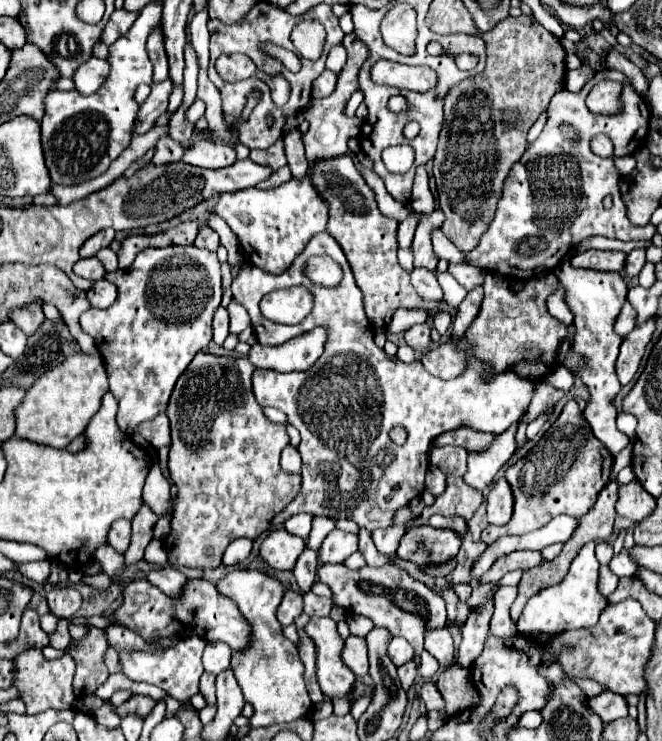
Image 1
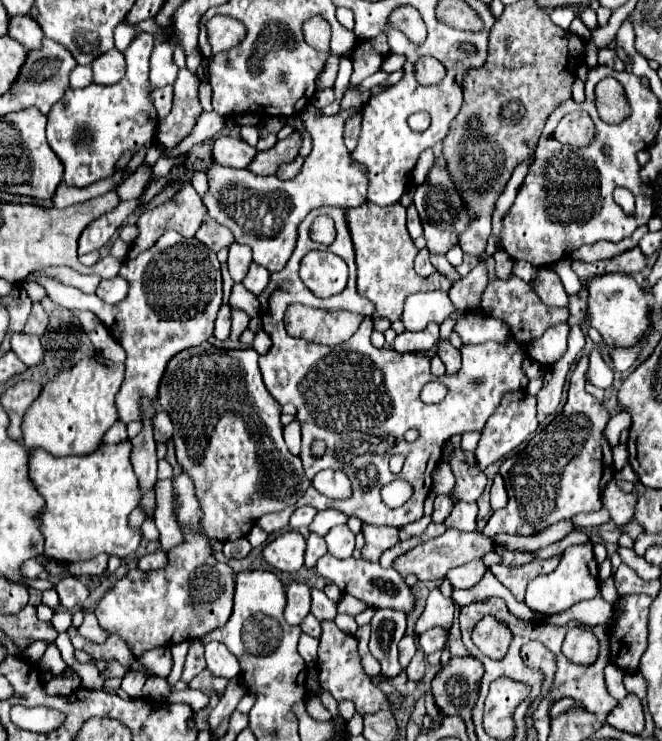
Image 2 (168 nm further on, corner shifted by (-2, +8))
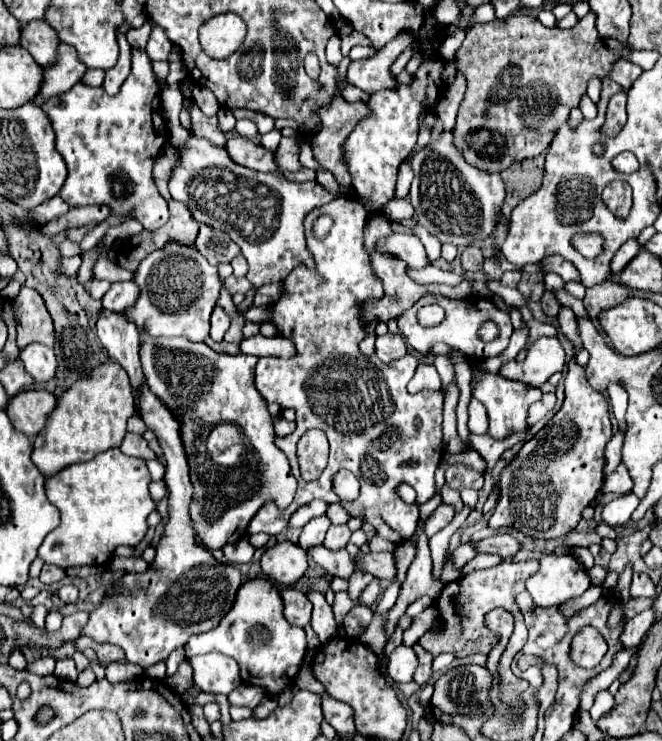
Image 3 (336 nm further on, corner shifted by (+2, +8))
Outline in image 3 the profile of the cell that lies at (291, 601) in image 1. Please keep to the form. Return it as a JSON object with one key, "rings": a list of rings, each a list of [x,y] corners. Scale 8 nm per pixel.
{"rings":[[[288,586],[282,590],[282,600],[284,600],[284,618],[292,626],[306,626],[310,622],[312,604],[302,590]]]}

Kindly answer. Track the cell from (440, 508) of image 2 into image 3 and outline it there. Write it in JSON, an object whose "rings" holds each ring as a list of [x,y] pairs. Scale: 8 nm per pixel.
{"rings":[[[440,504],[424,524],[424,530],[426,530],[428,538],[432,538],[438,530],[442,530],[452,518],[454,518],[454,510],[450,506],[446,506],[446,504]]]}

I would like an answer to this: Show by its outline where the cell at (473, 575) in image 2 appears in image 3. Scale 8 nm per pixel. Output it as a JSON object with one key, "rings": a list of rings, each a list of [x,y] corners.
{"rings":[[[478,554],[474,556],[464,568],[462,568],[462,576],[468,576],[470,572],[474,570],[480,570],[480,568],[490,568],[494,564],[498,564],[502,558],[500,556],[490,556],[490,554]]]}

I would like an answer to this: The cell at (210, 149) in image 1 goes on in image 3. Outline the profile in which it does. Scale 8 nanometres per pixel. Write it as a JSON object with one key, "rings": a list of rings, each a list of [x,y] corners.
{"rings":[[[242,136],[230,138],[226,142],[226,152],[240,166],[260,170],[260,172],[278,170],[278,166],[274,164],[274,154],[270,150],[266,150],[262,144],[258,144],[256,140],[248,140]]]}

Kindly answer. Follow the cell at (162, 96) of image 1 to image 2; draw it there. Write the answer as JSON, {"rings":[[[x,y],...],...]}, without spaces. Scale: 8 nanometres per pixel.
{"rings":[[[156,42],[150,56],[150,80],[156,88],[174,84],[178,66],[174,64],[174,46],[170,42]]]}

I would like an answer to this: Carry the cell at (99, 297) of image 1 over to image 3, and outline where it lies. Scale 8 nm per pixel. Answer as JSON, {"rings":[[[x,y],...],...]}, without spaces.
{"rings":[[[114,282],[110,290],[102,298],[102,306],[112,312],[122,312],[124,308],[132,306],[138,298],[138,286],[134,282]]]}

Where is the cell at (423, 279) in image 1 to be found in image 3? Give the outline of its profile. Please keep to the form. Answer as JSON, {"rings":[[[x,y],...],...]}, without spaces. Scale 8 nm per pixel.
{"rings":[[[396,234],[394,238],[386,238],[384,250],[394,252],[398,258],[404,258],[404,262],[408,262],[408,266],[414,270],[422,270],[424,266],[430,264],[430,258],[422,242],[410,234]]]}

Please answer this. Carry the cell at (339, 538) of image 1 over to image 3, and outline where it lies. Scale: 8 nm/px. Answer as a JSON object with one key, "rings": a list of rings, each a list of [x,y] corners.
{"rings":[[[346,524],[342,526],[330,526],[328,532],[326,532],[326,540],[324,540],[324,546],[328,550],[340,550],[340,548],[346,548],[346,544],[350,542],[350,530]]]}

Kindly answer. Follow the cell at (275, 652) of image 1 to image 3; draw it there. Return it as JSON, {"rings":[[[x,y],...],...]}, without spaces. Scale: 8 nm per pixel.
{"rings":[[[252,578],[242,582],[236,592],[236,600],[230,612],[220,620],[220,624],[204,634],[196,634],[188,640],[186,656],[198,656],[204,652],[222,652],[234,658],[240,666],[240,676],[244,684],[260,686],[270,696],[280,696],[288,686],[292,686],[298,674],[304,654],[306,636],[302,628],[290,626],[282,616],[282,598],[276,586],[266,578]]]}

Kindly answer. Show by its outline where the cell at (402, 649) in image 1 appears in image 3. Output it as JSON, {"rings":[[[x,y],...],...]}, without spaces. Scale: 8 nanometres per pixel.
{"rings":[[[400,644],[388,656],[386,670],[388,670],[388,676],[394,682],[410,682],[416,666],[418,666],[418,662],[416,662],[414,650],[410,646],[406,646],[406,644]]]}

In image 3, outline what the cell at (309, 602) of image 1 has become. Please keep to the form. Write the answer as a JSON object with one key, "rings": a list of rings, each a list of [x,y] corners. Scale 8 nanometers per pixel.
{"rings":[[[308,592],[308,600],[314,604],[310,624],[312,624],[314,632],[318,634],[320,642],[328,642],[328,638],[334,638],[336,630],[338,630],[332,606],[324,600],[322,592]]]}

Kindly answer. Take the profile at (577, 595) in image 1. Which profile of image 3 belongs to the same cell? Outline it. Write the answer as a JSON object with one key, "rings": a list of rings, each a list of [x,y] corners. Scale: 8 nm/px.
{"rings":[[[546,554],[540,558],[538,574],[530,576],[525,587],[535,606],[551,607],[580,596],[590,588],[590,576],[574,556]]]}

